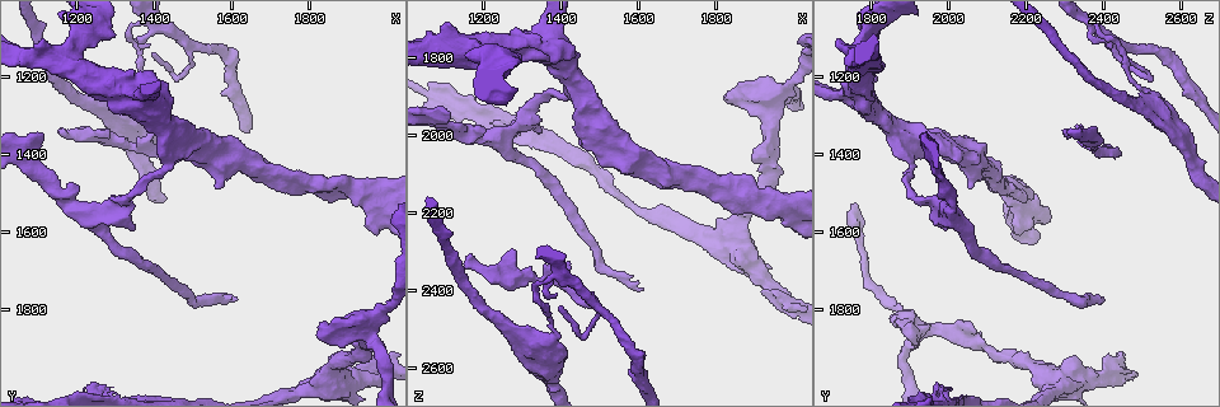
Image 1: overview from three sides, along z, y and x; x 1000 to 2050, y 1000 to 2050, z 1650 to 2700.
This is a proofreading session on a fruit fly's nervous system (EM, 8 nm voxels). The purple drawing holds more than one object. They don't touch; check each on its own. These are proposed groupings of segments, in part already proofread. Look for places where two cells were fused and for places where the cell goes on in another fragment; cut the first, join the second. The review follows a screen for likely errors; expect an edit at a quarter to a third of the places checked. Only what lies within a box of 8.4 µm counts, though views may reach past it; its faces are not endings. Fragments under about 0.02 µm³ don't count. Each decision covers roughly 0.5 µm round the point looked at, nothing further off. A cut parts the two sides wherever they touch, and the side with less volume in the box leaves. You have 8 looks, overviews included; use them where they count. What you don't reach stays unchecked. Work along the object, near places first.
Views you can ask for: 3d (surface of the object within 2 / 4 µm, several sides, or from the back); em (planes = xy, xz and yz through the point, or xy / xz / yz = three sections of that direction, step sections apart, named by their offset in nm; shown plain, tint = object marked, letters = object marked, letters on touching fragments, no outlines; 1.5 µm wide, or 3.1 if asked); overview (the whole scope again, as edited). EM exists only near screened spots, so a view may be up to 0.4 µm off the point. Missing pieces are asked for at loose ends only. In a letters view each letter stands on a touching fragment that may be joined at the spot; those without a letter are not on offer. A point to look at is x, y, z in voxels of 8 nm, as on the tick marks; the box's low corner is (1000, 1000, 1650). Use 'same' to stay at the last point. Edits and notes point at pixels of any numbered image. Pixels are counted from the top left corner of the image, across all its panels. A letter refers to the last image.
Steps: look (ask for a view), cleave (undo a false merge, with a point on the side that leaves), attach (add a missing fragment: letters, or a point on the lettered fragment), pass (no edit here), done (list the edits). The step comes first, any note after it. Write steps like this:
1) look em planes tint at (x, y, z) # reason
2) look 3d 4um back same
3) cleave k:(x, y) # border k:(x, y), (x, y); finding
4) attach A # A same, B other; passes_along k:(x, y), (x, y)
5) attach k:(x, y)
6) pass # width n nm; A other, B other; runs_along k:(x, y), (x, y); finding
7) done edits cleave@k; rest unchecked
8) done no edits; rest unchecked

look 3d 4um at (1565, 1490, 2055) # thick end

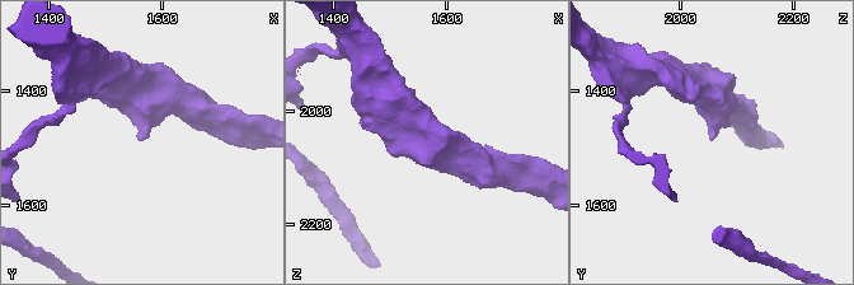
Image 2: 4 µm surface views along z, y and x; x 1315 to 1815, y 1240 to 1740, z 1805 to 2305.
look em planes letters at (1565, 1485, 2060) # shape alone is not enough

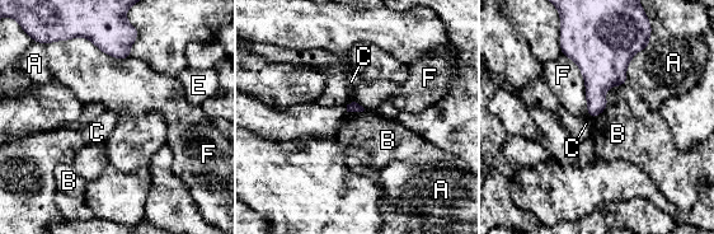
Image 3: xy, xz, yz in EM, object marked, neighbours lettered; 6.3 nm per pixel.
pass # A other, B other, C other, E other, F other; border 3:(365, 110), (347, 112); none of them fits

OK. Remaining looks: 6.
look em xy step 4 tint at (1950, 1850, 1920) # four-way junction

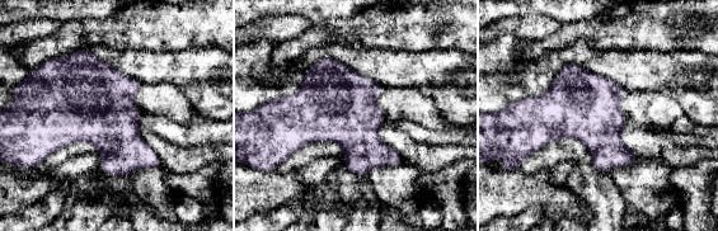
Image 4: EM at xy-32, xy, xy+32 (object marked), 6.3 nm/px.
look em planes letters same # cut it another way

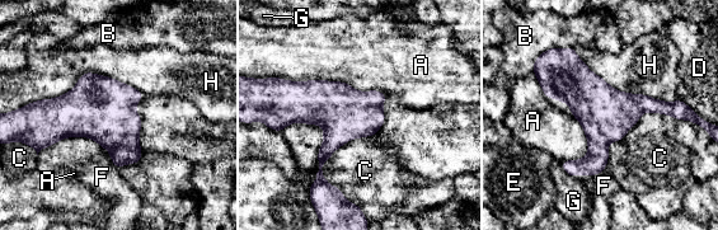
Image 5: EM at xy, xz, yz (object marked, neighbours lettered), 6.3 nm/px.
pass # longest_contact H 750 nm; A other, B other, C other, D other, E other, F other, G other, H other; one cell here

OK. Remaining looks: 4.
look 3d 2um at (1960, 1980, 2400) # branch point

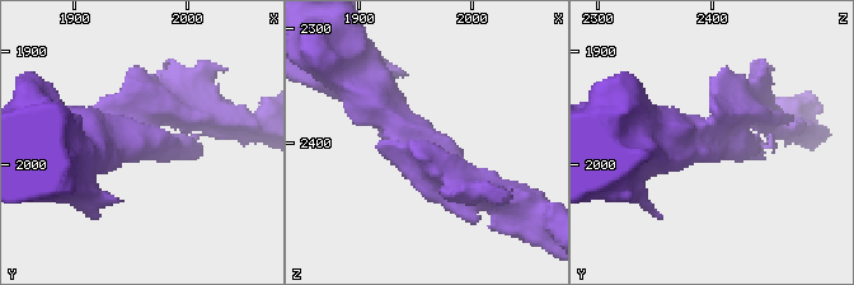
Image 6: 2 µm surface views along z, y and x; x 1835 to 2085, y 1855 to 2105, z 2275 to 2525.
look em xy step 8 tint at (1958, 1976, 2402)

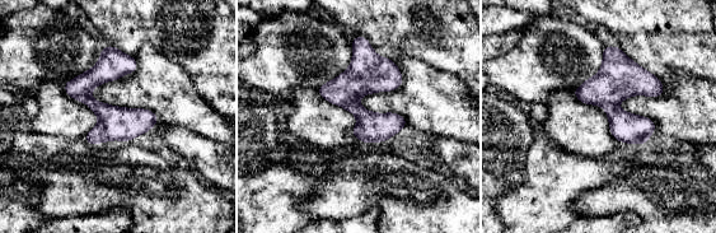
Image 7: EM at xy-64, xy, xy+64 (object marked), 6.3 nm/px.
look em planes letters same # cut it another way

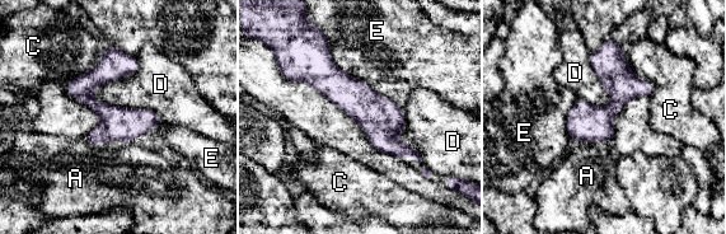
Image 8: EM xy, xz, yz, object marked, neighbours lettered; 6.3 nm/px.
pass # width 220 nm; A other, C other, D other, E other; one cell here

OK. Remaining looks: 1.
done no edits; rest unchecked

